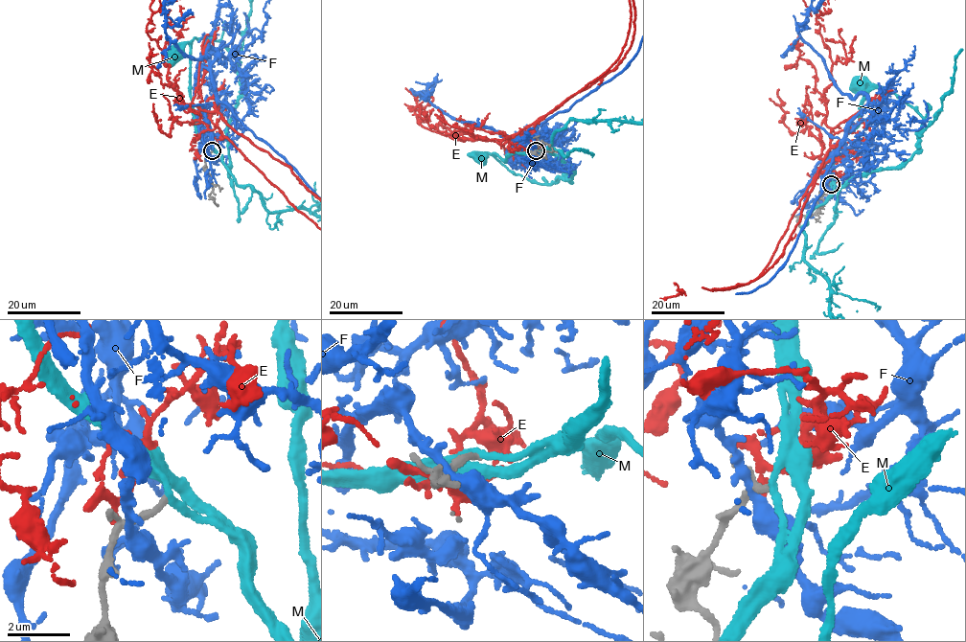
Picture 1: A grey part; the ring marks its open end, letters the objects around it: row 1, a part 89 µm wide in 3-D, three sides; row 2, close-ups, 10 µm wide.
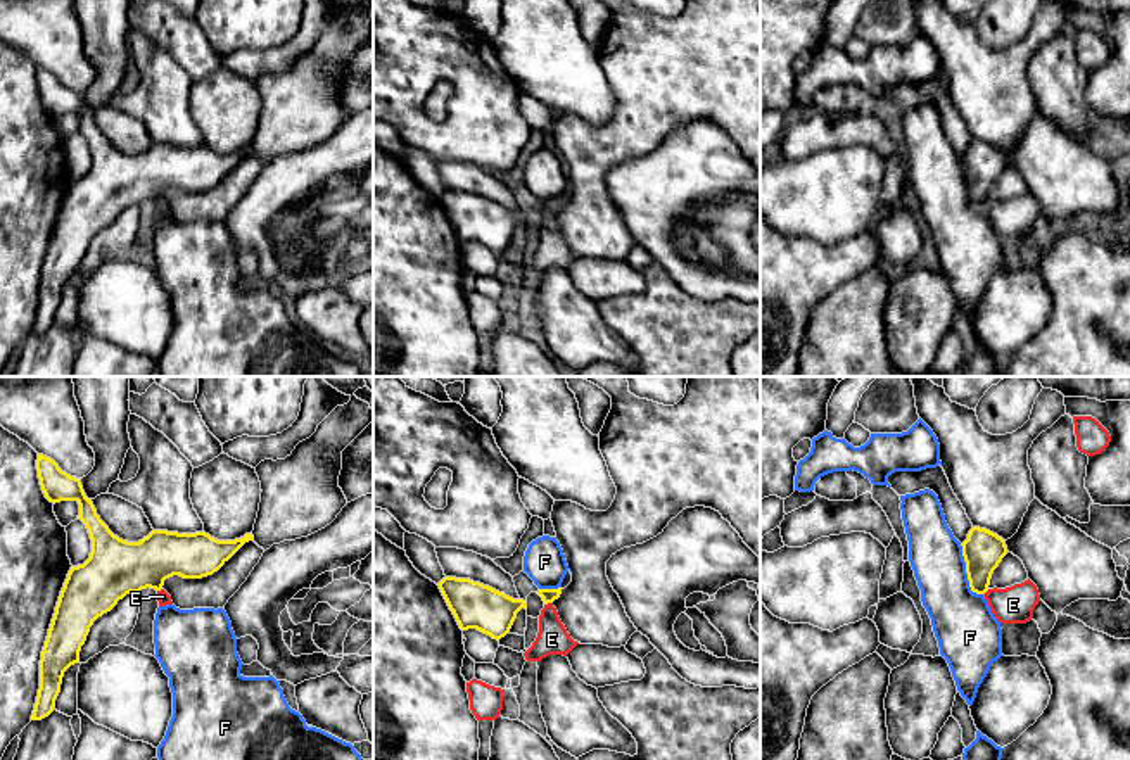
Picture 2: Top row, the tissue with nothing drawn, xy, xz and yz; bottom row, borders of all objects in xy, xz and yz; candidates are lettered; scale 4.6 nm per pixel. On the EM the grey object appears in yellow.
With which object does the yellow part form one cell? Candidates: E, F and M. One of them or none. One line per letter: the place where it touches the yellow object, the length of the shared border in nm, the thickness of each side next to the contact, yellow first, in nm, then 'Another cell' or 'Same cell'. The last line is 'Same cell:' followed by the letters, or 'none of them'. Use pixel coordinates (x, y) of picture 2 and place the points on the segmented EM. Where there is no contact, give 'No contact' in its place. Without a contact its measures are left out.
E: Touches yellow at xz (548, 601). Shared border 40 nm. Thickness 60 nm (yellow) against 140 nm. Another cell
F: Touches yellow at yz (966, 572). Shared border 260 nm. Thickness 190 nm (yellow) against 280 nm. Another cell
M: No contact. Another cell
Same cell: none of them

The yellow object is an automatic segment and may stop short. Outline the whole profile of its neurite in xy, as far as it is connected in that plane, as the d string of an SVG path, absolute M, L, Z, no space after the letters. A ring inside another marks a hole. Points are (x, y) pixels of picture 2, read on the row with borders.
M38 454L36 470L41 491L50 503L76 501L78 518L92 539L90 558L71 567L60 591L55 613L40 660L40 689L31 720L41 720L54 712L64 672L79 663L79 651L90 627L119 599L142 589L161 591L164 580L180 575L202 579L218 572L252 532L235 541L218 541L209 534L178 534L152 530L138 542L114 535L100 520L81 480L67 475L59 465Z

